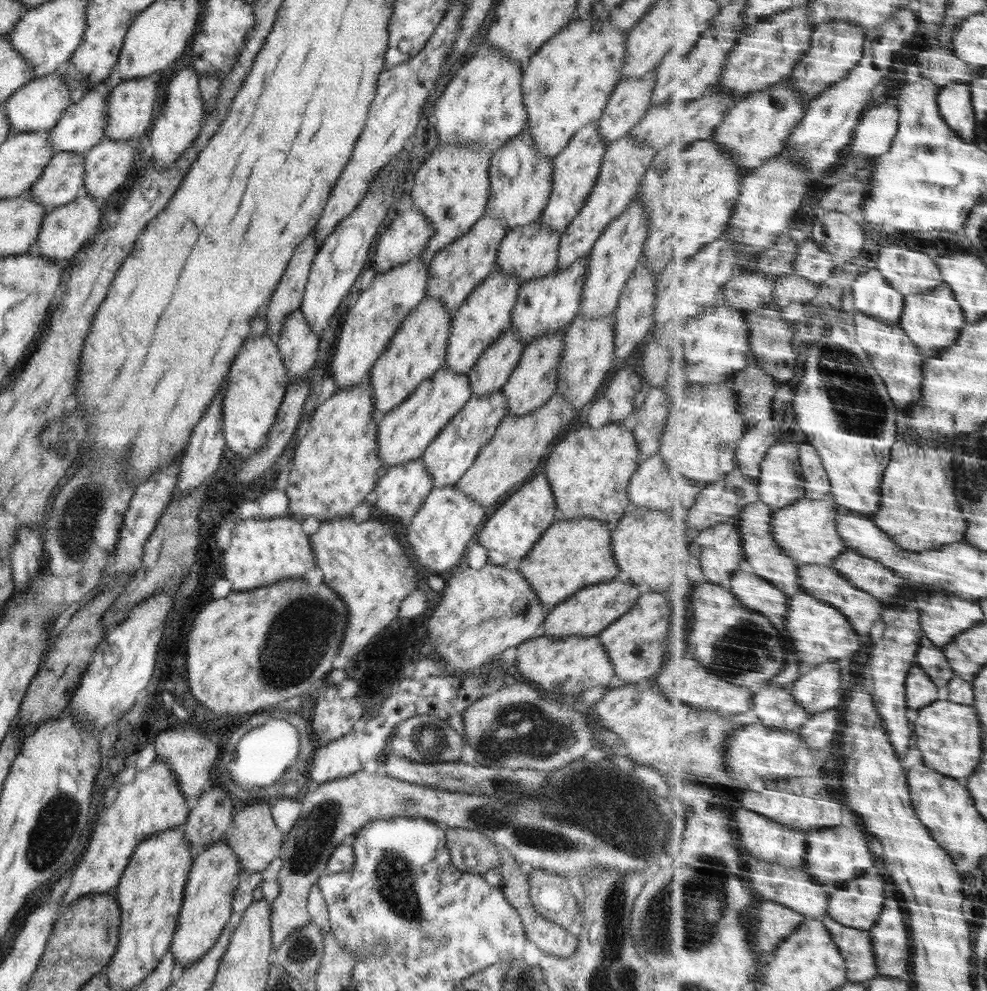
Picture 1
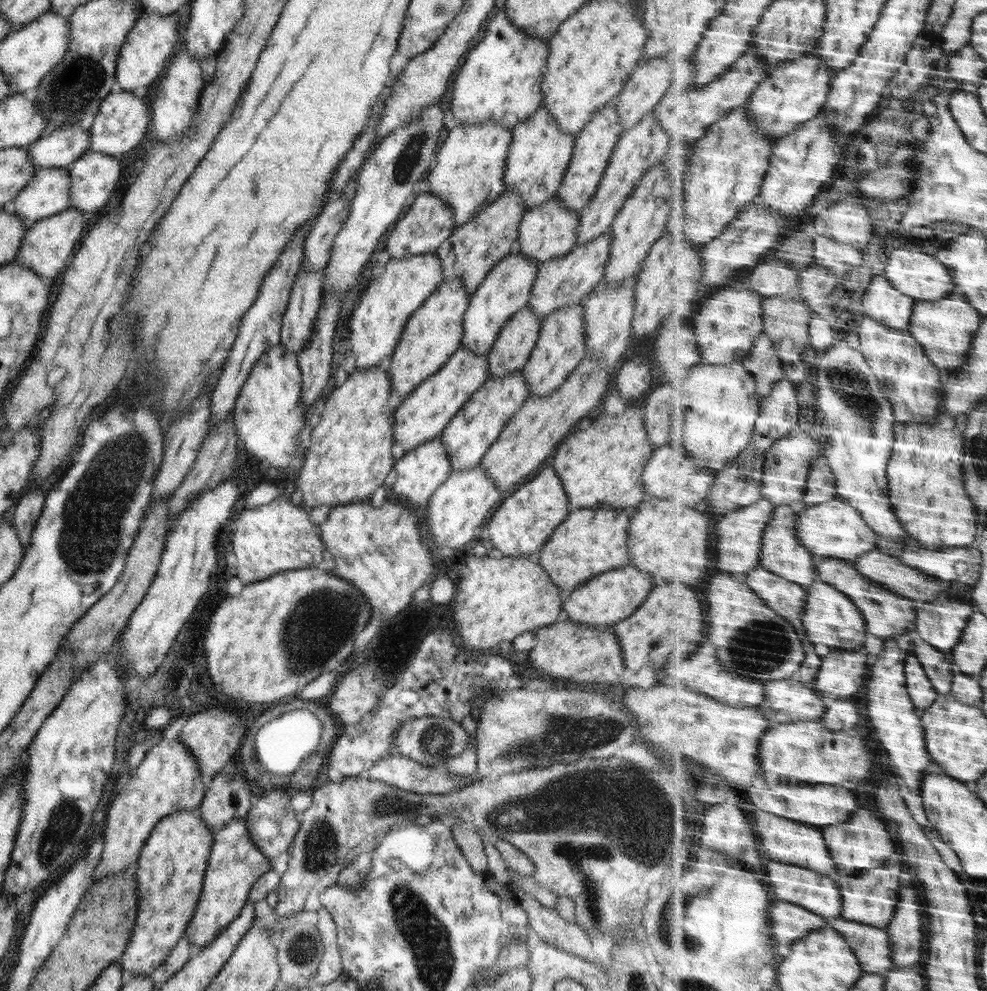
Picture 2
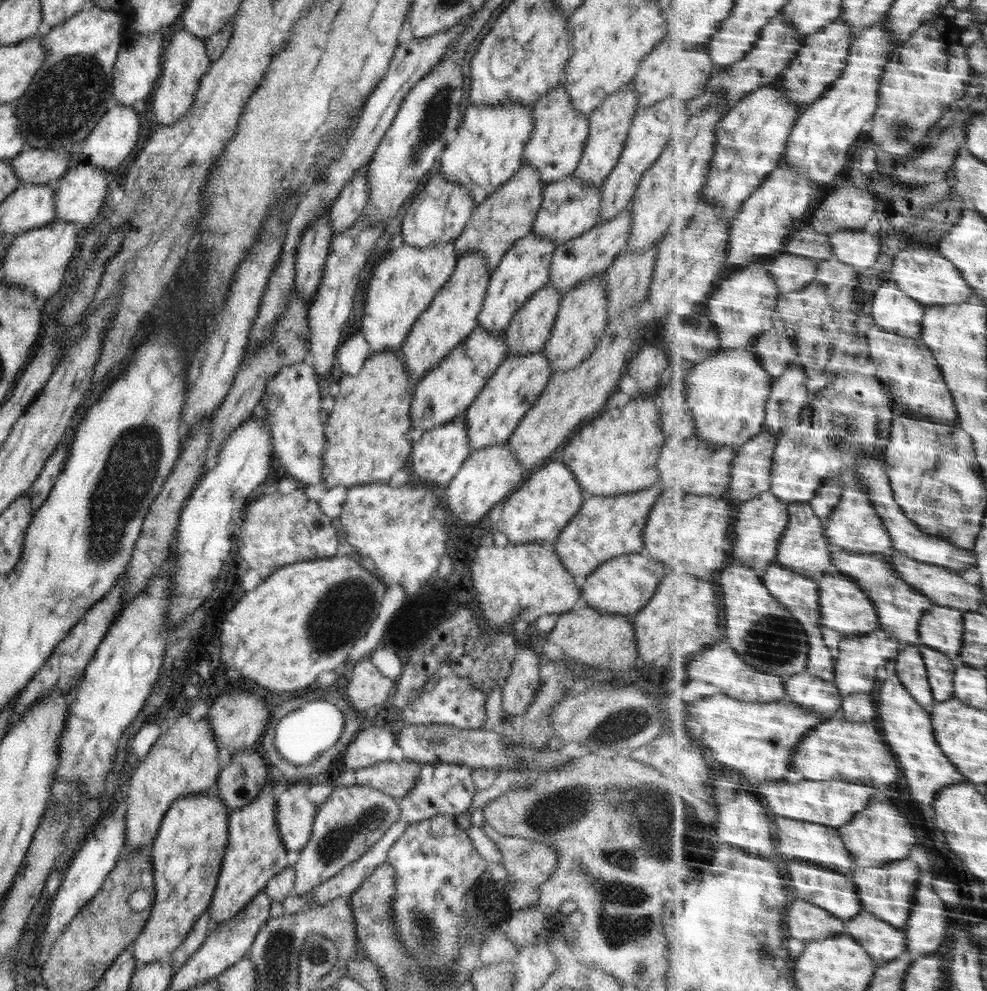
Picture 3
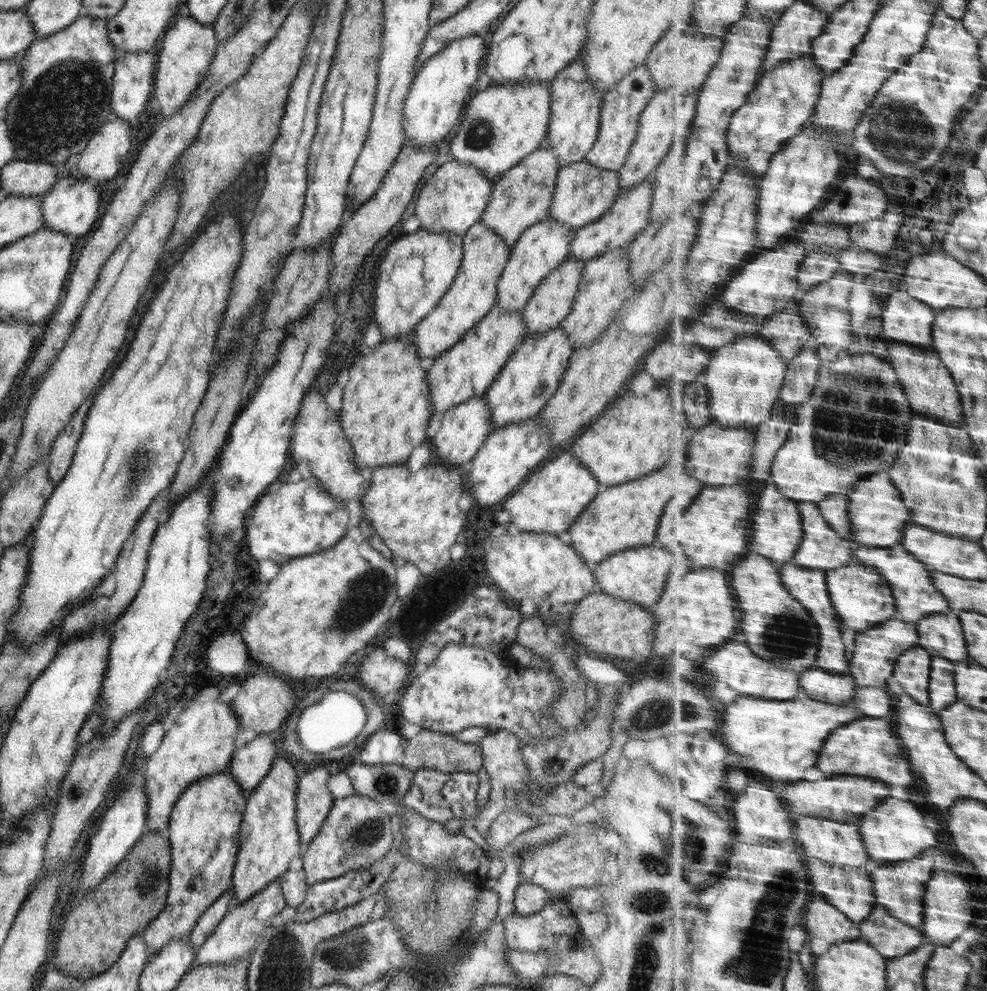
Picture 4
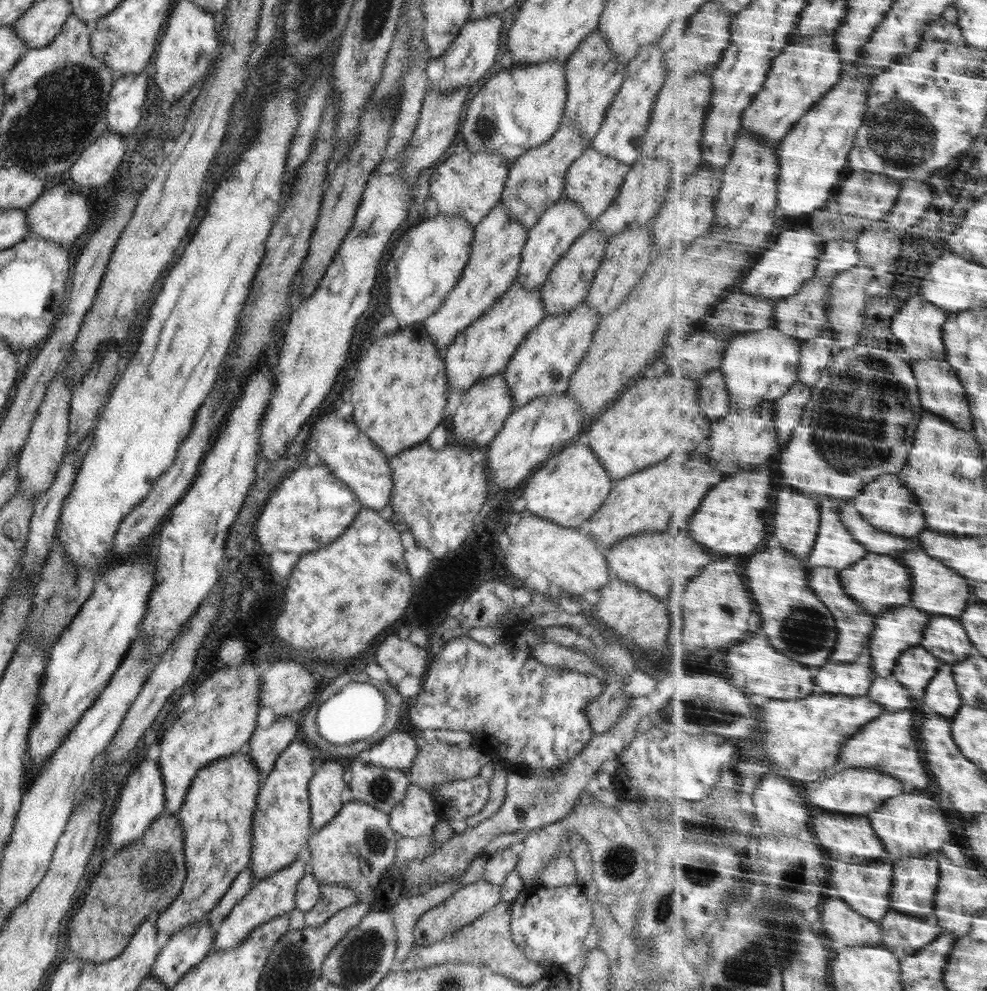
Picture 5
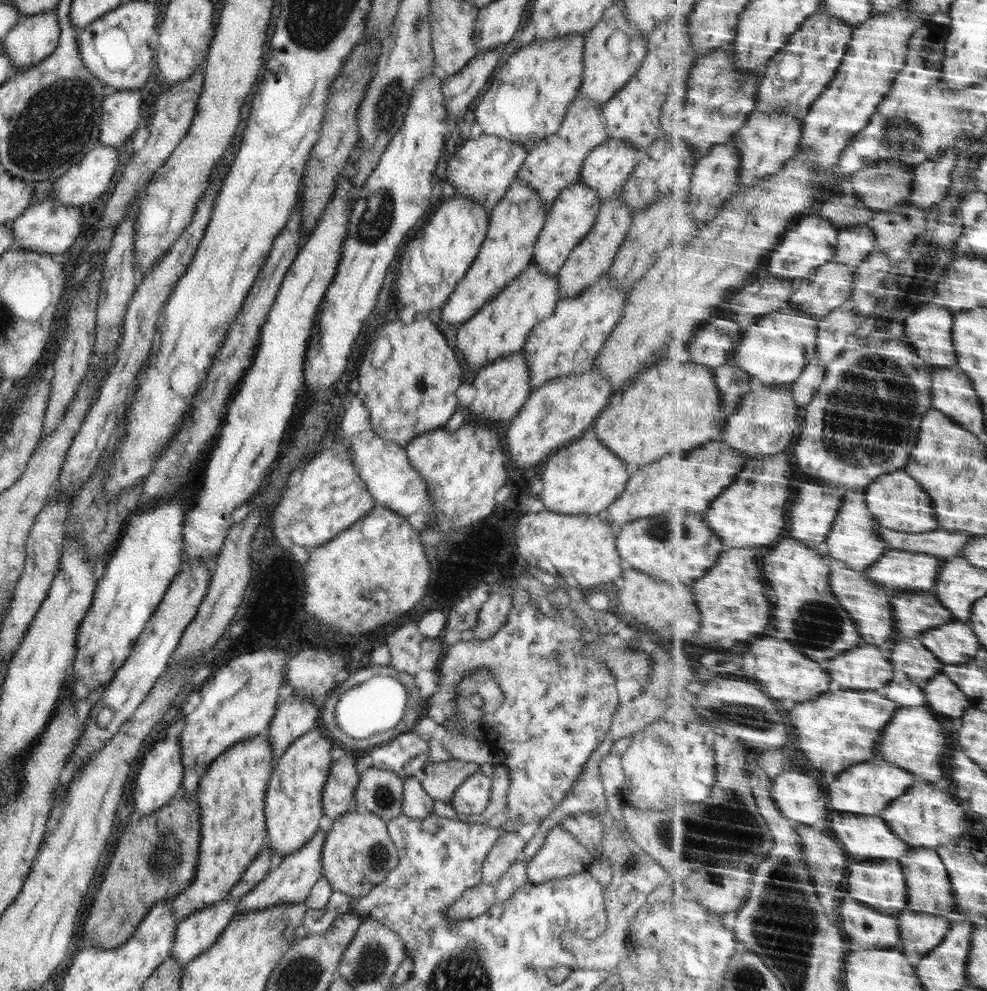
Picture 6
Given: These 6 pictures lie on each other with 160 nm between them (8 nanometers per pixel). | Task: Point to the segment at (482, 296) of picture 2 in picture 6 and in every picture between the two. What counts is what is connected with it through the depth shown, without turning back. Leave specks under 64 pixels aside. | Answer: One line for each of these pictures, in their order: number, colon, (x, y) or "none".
3: (524, 269)
4: (541, 248)
5: (558, 227)
6: (571, 216)

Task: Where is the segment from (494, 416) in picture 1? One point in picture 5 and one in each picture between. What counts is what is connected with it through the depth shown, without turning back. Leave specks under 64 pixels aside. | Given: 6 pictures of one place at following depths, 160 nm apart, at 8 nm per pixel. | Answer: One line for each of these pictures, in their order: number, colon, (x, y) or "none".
2: (470, 432)
3: (516, 384)
4: (530, 376)
5: (544, 362)

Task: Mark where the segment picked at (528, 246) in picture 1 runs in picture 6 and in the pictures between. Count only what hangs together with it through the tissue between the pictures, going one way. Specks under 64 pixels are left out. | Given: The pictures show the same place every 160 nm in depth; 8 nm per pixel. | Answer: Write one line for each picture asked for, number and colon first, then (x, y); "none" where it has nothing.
2: (547, 231)
3: (569, 208)
4: (583, 193)
5: (593, 180)
6: (605, 170)

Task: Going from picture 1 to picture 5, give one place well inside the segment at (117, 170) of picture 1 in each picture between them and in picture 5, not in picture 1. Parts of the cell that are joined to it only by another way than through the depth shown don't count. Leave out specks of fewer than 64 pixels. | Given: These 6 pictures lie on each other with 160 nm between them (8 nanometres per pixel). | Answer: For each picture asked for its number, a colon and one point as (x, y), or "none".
2: (93, 177)
3: (79, 194)
4: (71, 207)
5: (60, 214)

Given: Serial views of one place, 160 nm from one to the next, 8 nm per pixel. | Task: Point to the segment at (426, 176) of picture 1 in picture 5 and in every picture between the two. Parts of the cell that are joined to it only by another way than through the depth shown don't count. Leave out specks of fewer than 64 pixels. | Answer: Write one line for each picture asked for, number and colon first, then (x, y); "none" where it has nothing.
2: (467, 174)
3: (487, 150)
4: (501, 125)
5: (508, 125)

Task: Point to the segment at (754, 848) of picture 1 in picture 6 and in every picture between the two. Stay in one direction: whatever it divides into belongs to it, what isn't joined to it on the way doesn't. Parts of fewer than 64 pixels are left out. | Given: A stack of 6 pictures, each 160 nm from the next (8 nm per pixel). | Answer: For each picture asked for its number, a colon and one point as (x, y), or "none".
2: (785, 840)
3: (799, 840)
4: (834, 842)
5: (855, 839)
6: (869, 836)

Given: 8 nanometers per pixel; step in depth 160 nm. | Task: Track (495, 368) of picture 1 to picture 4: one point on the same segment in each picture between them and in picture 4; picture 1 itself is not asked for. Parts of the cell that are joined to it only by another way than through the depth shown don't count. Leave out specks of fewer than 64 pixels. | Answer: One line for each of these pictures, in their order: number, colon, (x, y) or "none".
2: (512, 348)
3: (531, 326)
4: (551, 302)

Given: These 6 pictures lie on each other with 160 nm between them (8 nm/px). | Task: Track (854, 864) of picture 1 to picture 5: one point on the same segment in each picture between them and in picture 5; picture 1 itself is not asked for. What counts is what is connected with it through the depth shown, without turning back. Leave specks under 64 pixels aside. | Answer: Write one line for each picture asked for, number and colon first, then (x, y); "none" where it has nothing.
2: (864, 843)
3: (880, 834)
4: (897, 830)
5: (914, 824)

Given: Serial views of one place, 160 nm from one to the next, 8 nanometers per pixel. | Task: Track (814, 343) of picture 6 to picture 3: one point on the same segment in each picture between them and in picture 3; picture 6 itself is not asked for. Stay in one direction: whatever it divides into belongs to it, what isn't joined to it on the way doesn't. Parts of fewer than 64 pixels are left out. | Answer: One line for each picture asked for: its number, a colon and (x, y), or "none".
3: (729, 393)
4: (745, 379)
5: (761, 366)

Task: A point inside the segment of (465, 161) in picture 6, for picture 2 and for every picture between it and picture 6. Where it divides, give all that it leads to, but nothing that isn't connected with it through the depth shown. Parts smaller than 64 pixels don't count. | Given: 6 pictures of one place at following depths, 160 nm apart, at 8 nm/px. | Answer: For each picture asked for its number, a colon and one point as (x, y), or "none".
2: (429, 221)
3: (438, 214)
4: (455, 197)
5: (470, 184)

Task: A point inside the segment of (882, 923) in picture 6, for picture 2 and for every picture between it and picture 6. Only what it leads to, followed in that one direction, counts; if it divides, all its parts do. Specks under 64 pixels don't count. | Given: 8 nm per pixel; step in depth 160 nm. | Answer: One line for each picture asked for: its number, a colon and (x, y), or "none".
2: (790, 922)
3: (807, 921)
4: (824, 921)
5: (847, 927)

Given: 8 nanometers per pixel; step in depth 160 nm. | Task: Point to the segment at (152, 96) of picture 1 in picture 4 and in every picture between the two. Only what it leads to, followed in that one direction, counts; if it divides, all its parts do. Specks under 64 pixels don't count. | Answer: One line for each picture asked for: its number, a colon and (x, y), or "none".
2: (122, 121)
3: (113, 138)
4: (102, 157)

